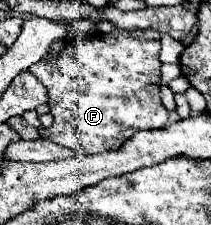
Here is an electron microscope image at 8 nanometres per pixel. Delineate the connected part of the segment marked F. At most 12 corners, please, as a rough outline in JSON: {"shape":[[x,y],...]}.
{"shape":[[96,32],[28,70],[40,136],[98,154],[168,124],[160,34]]}

